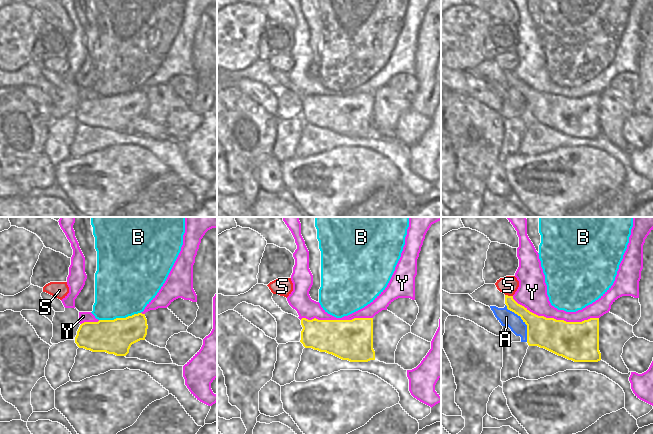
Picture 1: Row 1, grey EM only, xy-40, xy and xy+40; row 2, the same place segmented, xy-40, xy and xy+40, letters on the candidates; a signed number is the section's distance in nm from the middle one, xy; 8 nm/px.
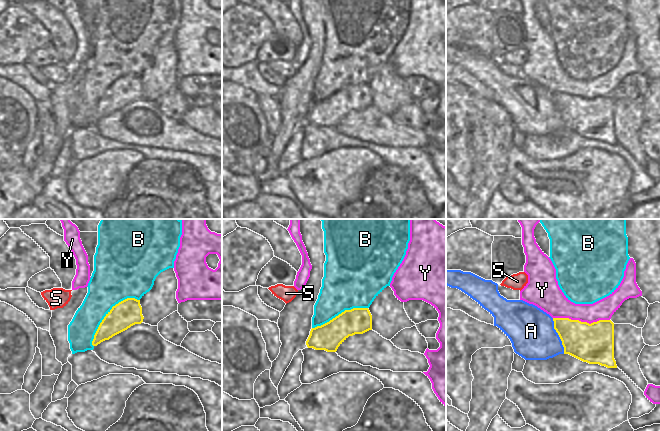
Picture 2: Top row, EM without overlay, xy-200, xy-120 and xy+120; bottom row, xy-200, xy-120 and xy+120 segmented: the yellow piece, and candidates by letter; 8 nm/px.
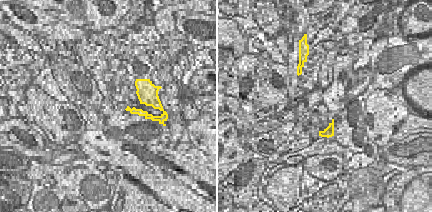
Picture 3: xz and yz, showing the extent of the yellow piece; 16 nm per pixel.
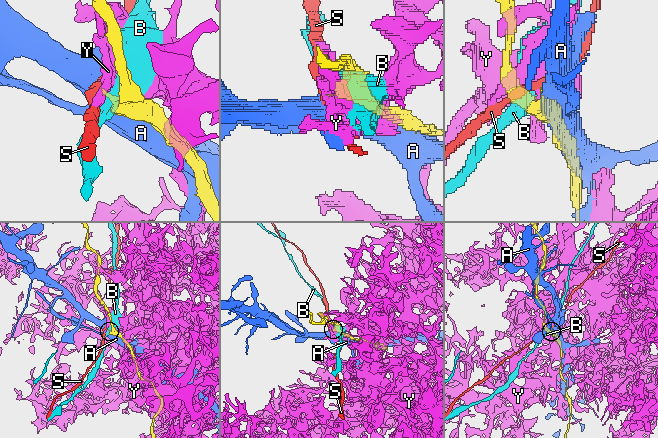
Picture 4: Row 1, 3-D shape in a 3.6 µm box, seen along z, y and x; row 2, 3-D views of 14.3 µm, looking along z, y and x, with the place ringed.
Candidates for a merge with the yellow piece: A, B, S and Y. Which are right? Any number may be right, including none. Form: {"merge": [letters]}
{"merge": []}

